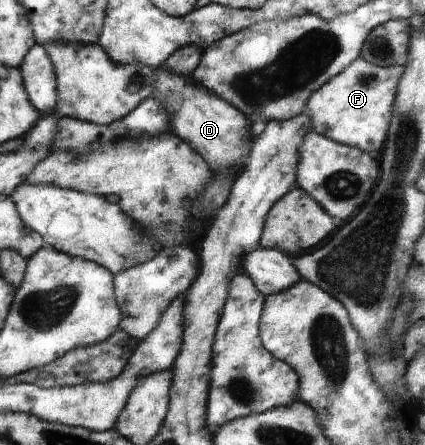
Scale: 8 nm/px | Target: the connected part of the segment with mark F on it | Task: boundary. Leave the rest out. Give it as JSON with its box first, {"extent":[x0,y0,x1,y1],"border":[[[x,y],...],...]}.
{"extent":[304,57,404,153],"border":[[[358,57],[344,72],[312,92],[304,112],[312,120],[312,129],[326,138],[368,153],[381,152],[391,128],[391,116],[398,96],[404,64],[381,67]]]}

